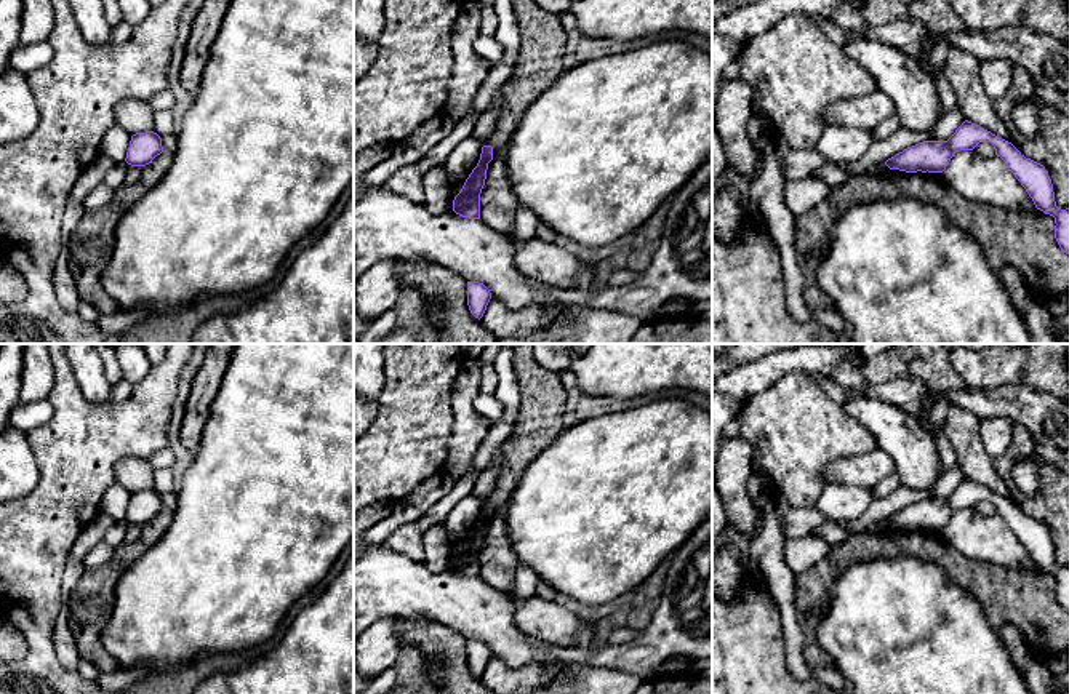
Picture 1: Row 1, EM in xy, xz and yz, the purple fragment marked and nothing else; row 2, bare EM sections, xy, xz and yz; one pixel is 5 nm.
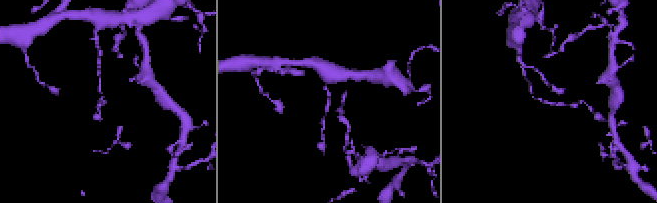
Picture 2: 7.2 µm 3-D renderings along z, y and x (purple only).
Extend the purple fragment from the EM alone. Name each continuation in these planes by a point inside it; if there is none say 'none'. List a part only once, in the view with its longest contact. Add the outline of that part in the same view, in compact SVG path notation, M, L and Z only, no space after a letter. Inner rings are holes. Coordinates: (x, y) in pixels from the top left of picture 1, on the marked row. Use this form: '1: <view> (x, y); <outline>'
none

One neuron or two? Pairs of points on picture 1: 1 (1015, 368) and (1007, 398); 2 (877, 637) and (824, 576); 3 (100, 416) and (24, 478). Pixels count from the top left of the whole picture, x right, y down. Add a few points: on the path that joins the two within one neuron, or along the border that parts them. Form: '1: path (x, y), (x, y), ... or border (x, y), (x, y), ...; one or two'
1: border (975, 386), (983, 389), (1029, 386), (1048, 394); two
2: border (837, 574), (821, 619); two
3: border (24, 434), (37, 467), (37, 483), (16, 501); two

